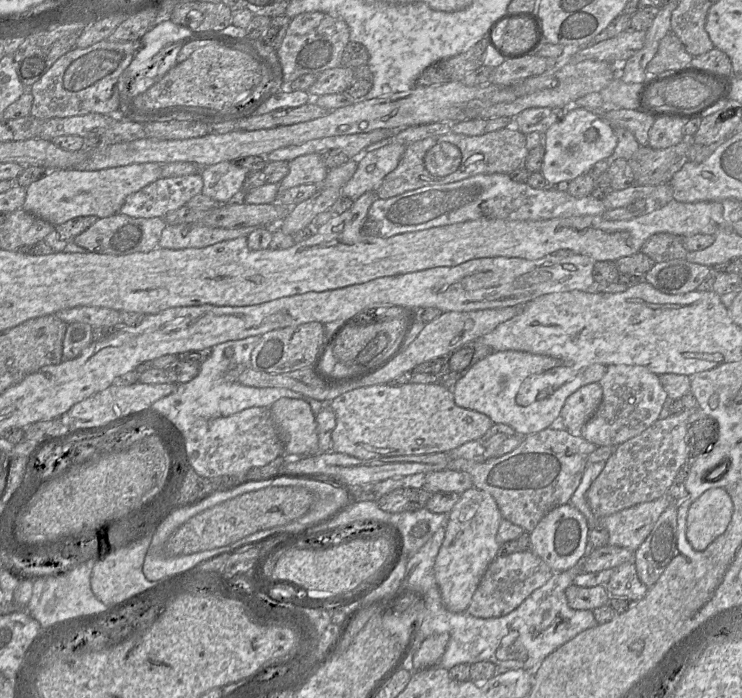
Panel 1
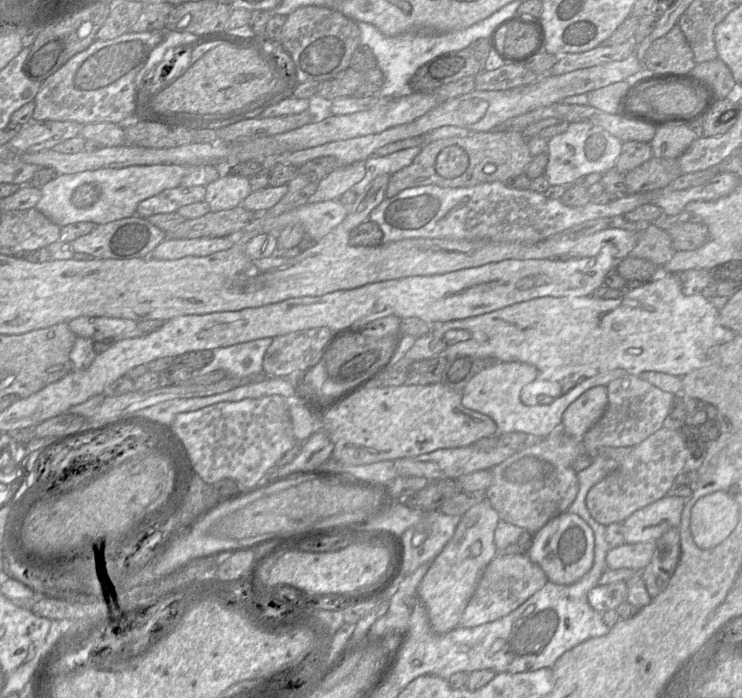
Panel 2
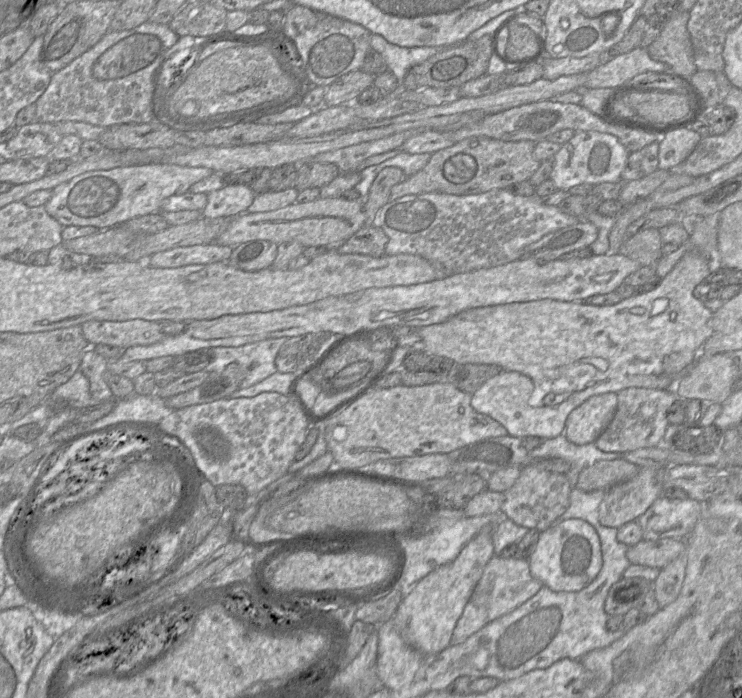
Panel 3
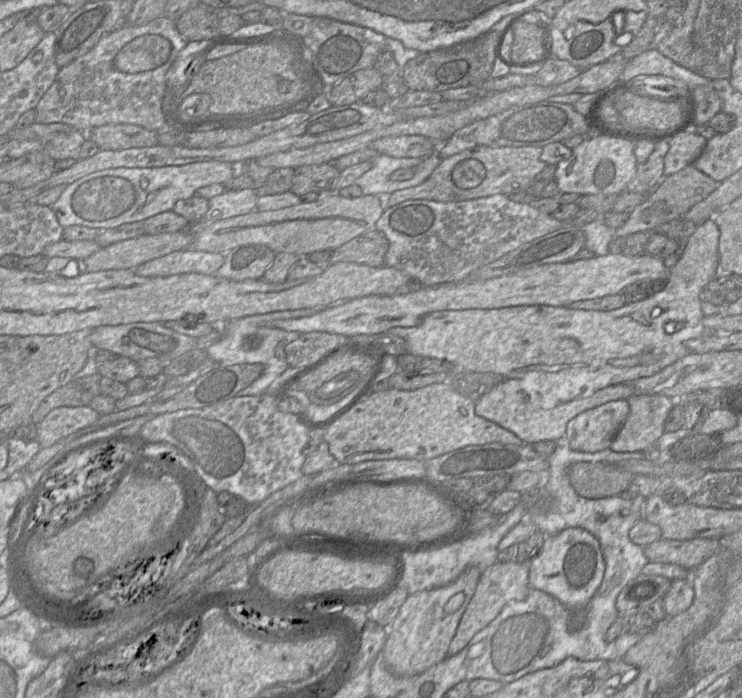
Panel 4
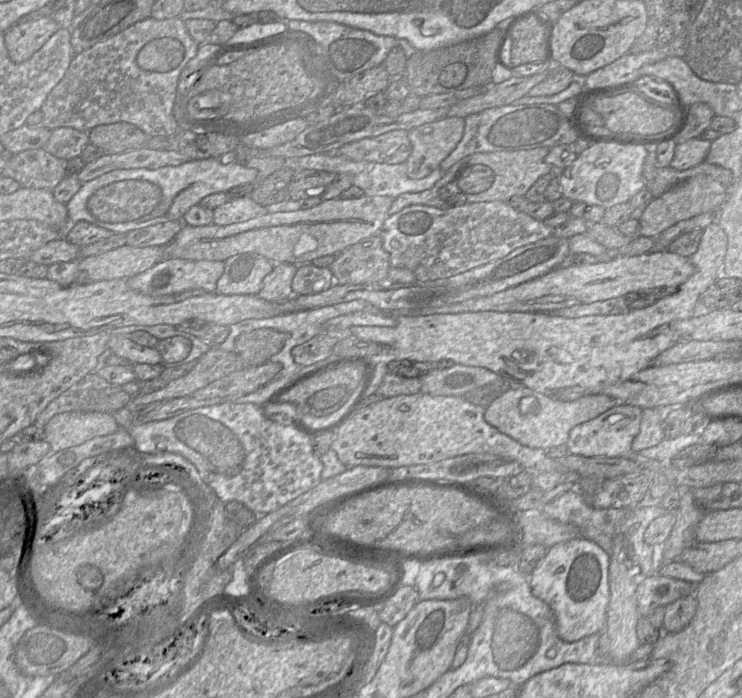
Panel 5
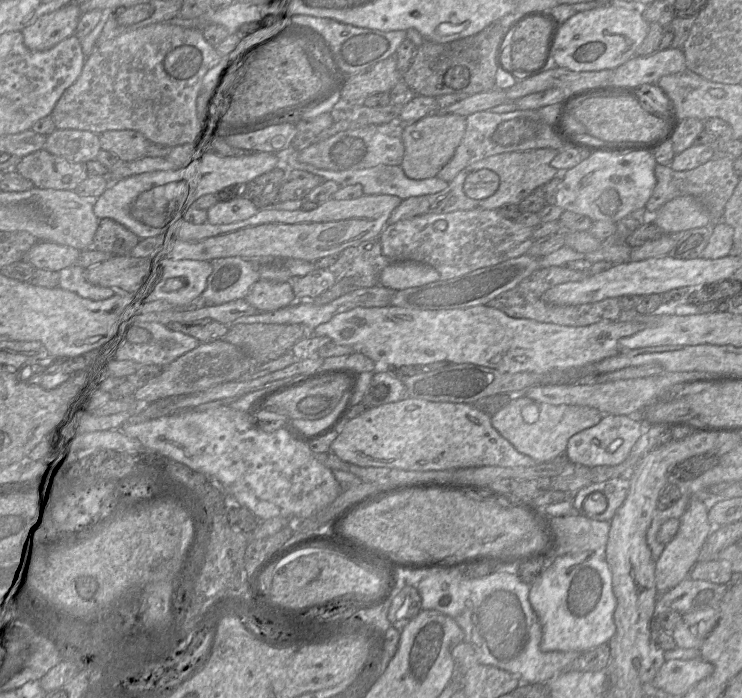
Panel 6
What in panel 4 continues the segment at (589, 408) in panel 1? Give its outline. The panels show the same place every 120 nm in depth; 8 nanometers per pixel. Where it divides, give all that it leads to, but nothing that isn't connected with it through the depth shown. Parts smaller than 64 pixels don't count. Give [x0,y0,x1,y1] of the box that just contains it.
[565,399,629,452]

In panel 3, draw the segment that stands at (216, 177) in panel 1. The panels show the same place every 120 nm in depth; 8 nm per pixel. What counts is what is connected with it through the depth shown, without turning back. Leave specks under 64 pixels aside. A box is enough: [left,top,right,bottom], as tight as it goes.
[202,184,255,218]

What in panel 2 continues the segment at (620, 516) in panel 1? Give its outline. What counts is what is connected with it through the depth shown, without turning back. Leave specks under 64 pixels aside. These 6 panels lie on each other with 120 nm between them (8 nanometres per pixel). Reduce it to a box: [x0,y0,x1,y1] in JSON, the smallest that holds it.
[622,495,686,542]

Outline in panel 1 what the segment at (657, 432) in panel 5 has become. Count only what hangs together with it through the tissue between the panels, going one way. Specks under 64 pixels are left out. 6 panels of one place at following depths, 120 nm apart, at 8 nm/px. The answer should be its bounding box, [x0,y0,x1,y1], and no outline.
[579,365,668,447]

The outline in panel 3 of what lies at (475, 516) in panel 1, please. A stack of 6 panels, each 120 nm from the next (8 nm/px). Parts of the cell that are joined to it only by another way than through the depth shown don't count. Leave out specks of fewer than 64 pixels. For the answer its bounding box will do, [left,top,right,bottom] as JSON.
[394,527,494,653]

